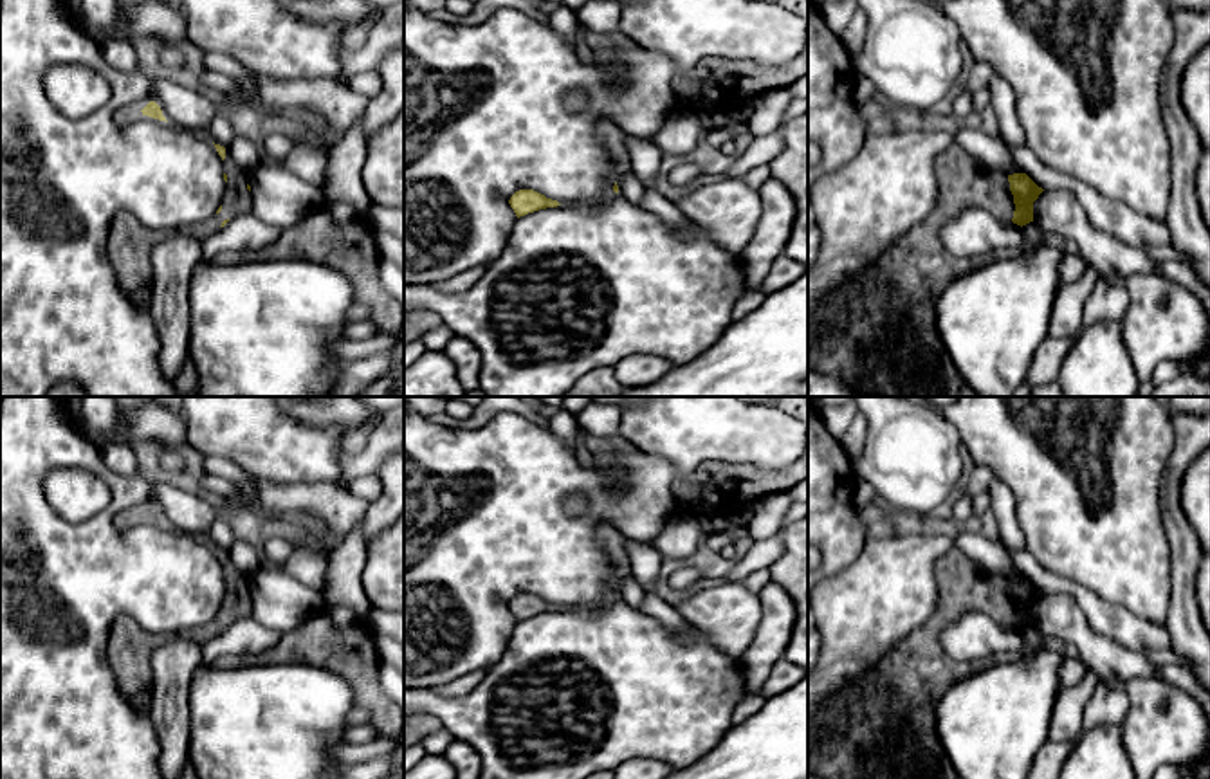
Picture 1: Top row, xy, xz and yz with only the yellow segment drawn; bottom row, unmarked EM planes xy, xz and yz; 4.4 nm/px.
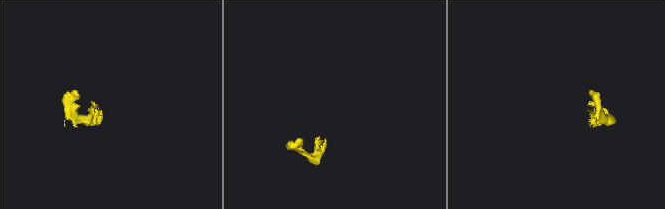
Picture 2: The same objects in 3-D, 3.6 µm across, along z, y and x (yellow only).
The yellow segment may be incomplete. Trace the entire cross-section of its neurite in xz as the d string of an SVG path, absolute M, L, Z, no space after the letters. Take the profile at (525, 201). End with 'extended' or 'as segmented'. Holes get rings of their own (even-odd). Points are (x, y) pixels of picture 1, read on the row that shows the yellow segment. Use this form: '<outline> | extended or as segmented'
M519 189L516 191L510 200L510 207L514 209L516 216L525 216L528 213L546 209L546 207L557 207L561 206L557 200L546 198L545 195L534 191L534 189Z | as segmented

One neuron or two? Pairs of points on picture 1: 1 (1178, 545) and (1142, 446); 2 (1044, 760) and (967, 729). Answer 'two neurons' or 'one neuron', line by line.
1: two neurons
2: two neurons

